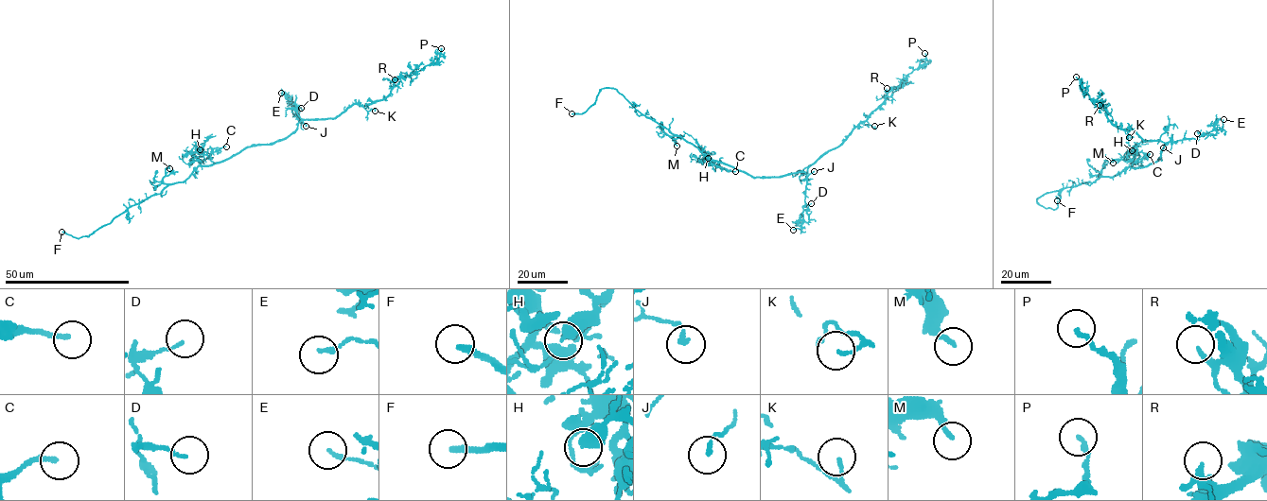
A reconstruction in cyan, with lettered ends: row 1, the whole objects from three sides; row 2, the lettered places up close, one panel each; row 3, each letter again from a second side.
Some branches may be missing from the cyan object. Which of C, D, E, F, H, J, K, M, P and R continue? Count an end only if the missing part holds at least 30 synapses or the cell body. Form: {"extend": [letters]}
{"extend": ["F"]}

